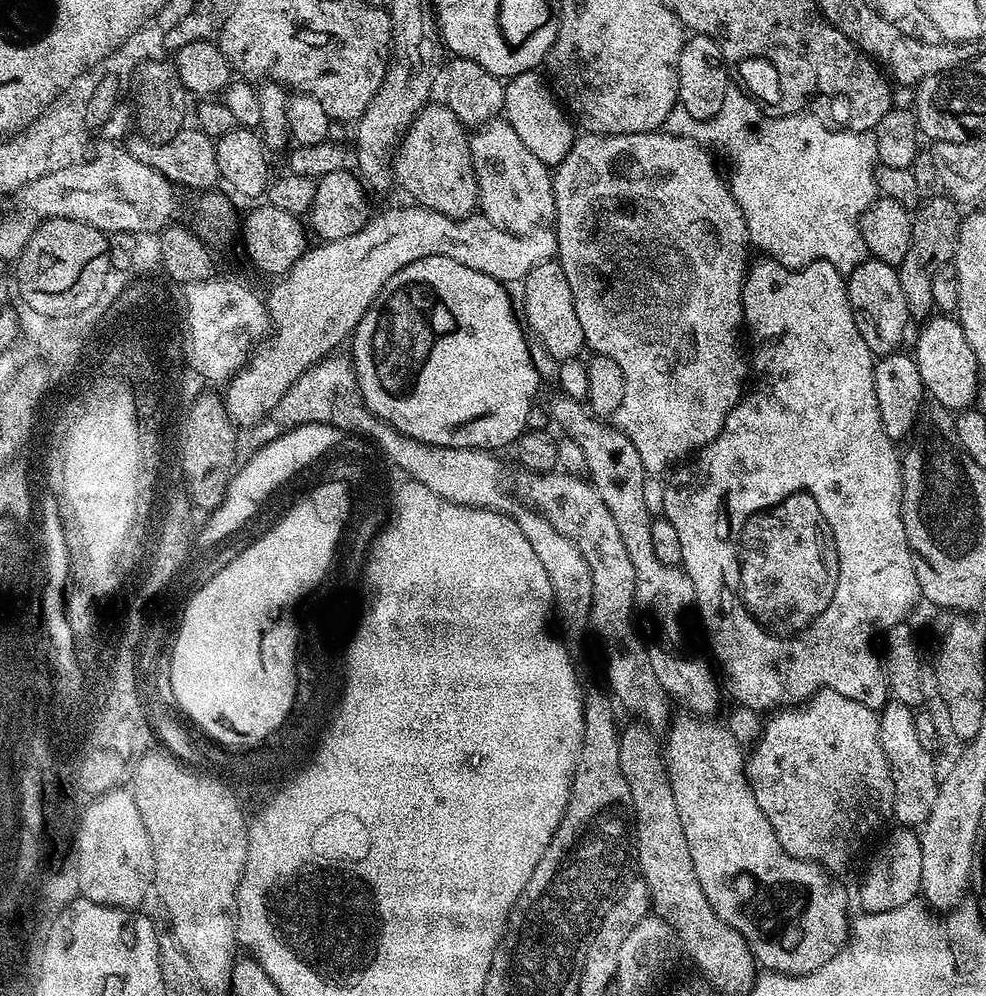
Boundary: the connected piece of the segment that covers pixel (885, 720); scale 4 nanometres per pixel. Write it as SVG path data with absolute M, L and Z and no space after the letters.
M889 702L884 705L879 717L882 750L886 754L888 769L892 772L892 781L896 787L892 815L897 825L919 829L930 818L930 809L934 807L936 797L932 788L938 783L938 772L936 776L933 753L928 752L918 738L916 712L913 709L904 704Z

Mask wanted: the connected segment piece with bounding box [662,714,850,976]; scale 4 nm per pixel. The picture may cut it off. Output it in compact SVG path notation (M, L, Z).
M680 714L671 721L670 727L666 732L666 743L663 745L664 762L668 766L668 777L674 790L674 798L678 802L678 815L682 818L682 830L686 830L686 846L690 846L690 858L694 858L694 874L698 874L698 882L702 886L702 894L710 902L710 906L750 946L753 956L756 957L757 965L761 969L769 972L781 972L784 976L805 976L814 974L830 962L844 949L845 944L850 939L850 915L848 916L848 892L839 884L835 875L829 874L818 864L813 864L811 860L800 860L796 856L789 854L778 842L766 814L762 814L762 806L754 798L754 790L748 781L746 771L746 752L743 747L735 740L731 730L723 723L712 724L711 719L693 716L691 714Z

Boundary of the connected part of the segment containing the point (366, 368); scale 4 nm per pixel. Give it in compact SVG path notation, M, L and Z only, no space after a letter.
M427 256L418 262L410 262L410 266L395 272L384 283L384 289L380 291L374 303L368 307L366 314L358 322L356 331L350 337L350 345L352 344L350 359L353 368L356 369L358 393L360 392L361 396L359 399L364 407L369 408L379 420L386 421L390 427L396 428L402 434L423 444L447 448L496 450L494 448L504 448L507 444L514 443L519 438L520 431L528 424L528 415L532 412L532 399L536 396L536 387L541 387L542 381L540 375L536 373L536 367L528 349L530 340L522 327L521 317L517 309L516 312L512 309L512 300L504 288L507 287L490 274L482 274L470 266L462 266L462 262L454 262L454 258L445 256Z

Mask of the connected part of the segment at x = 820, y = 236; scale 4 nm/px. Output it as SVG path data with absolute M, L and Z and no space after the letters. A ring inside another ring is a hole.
M740 86L728 87L726 98L722 100L722 110L711 120L710 128L712 128L713 138L728 151L732 158L732 164L736 167L736 173L730 176L732 195L736 197L742 214L746 218L749 241L755 247L757 244L764 251L761 253L765 257L777 260L779 264L787 268L804 268L816 260L829 260L842 274L849 274L856 269L856 265L866 256L864 240L860 236L860 219L864 216L865 210L878 199L878 161L872 132L833 130L821 117L815 114L769 114Z

